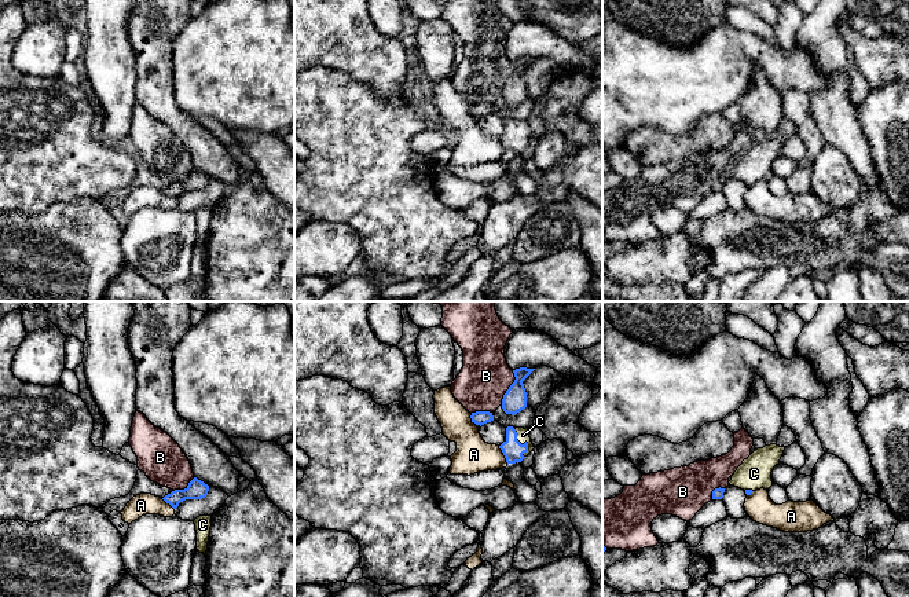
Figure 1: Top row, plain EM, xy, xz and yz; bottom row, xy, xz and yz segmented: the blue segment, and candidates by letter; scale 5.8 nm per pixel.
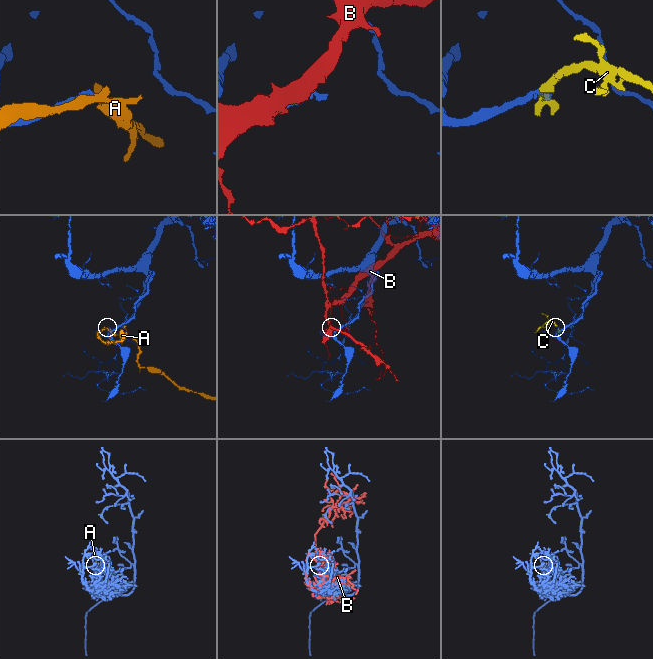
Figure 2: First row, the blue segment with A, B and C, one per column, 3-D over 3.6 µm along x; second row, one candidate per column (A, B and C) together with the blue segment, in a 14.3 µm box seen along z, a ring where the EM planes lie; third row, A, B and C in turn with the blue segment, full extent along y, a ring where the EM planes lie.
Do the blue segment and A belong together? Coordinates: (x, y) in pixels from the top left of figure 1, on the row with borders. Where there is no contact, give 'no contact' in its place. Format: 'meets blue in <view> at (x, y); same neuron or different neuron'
meets blue in xz at (504, 454); different neuron

